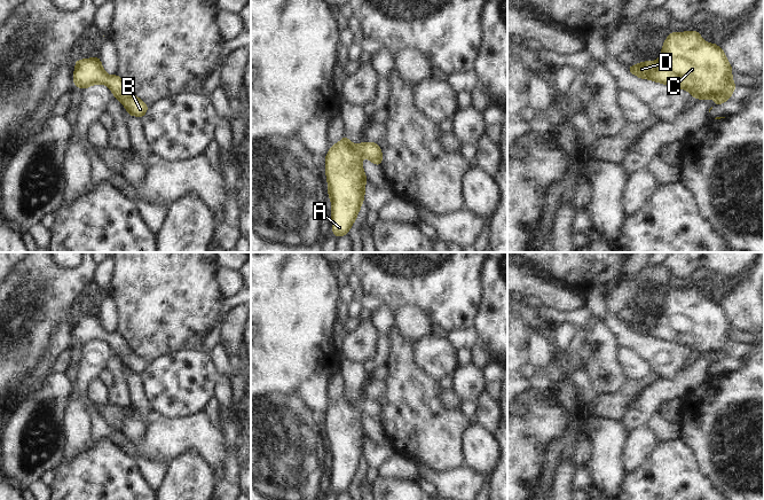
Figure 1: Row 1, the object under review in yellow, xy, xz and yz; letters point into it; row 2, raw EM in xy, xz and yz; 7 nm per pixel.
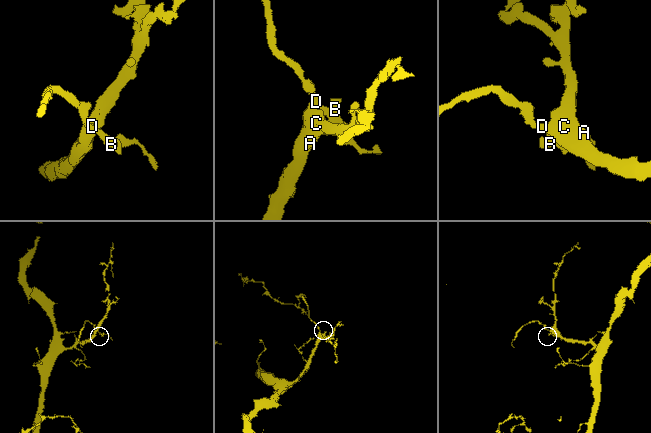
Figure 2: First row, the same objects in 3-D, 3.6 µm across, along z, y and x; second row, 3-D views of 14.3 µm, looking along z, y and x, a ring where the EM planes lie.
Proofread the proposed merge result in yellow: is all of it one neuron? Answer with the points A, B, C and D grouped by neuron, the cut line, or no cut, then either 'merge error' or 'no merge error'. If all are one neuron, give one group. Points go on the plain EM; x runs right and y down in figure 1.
A B C D; no cut; no merge error

